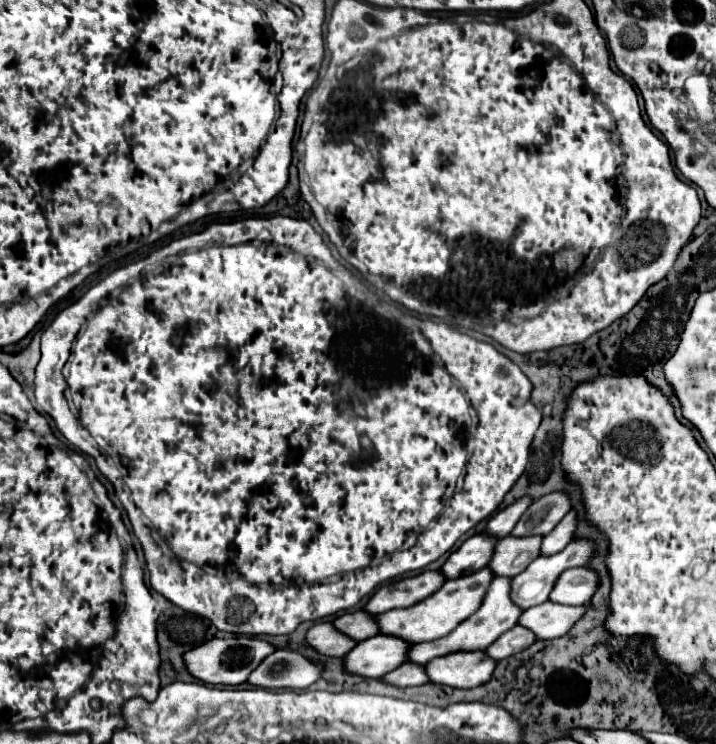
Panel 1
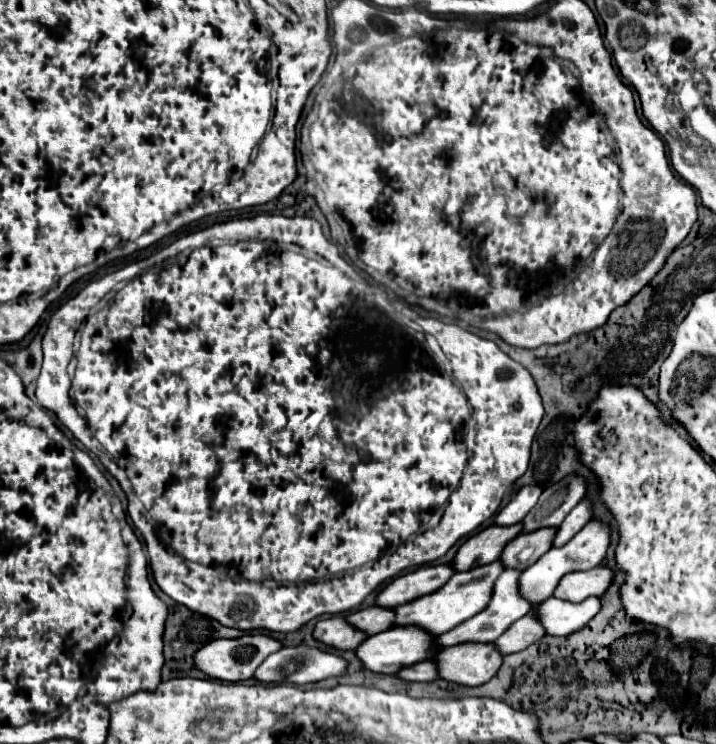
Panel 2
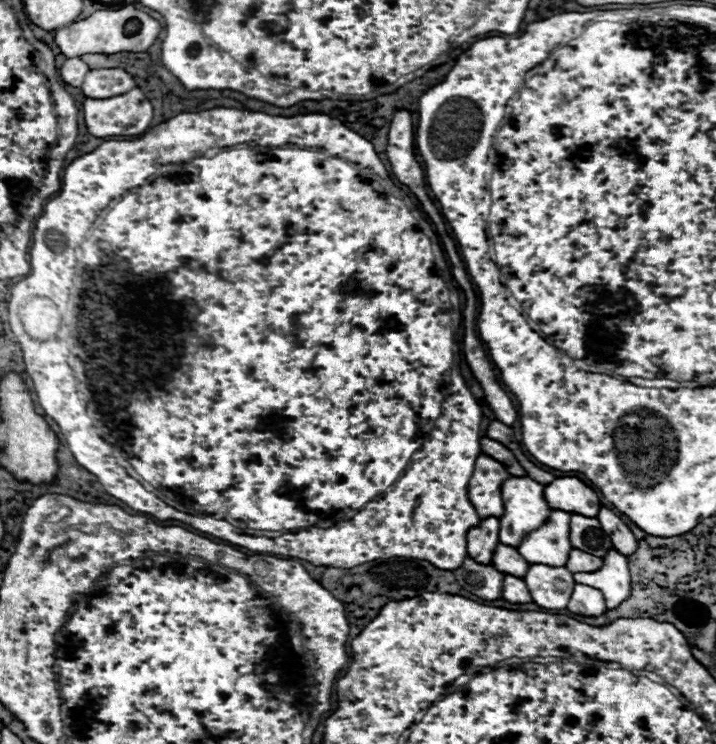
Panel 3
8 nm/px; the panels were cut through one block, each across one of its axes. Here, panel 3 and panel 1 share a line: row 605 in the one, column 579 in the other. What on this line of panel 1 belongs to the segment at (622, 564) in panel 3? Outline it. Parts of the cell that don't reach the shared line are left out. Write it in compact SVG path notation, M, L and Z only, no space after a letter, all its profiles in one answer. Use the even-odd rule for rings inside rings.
M544 602L540 606L524 610L524 616L520 616L518 624L528 626L536 634L538 640L552 640L564 636L576 620L580 620L588 612L586 606L562 606L556 602Z

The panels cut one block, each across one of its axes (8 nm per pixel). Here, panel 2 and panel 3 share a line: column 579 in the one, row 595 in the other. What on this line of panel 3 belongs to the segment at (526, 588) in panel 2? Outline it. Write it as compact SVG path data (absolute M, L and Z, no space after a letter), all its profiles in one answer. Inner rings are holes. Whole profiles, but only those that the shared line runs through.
M532 564L524 582L530 588L534 602L548 610L566 608L576 584L572 572L566 568L552 568L544 564Z

